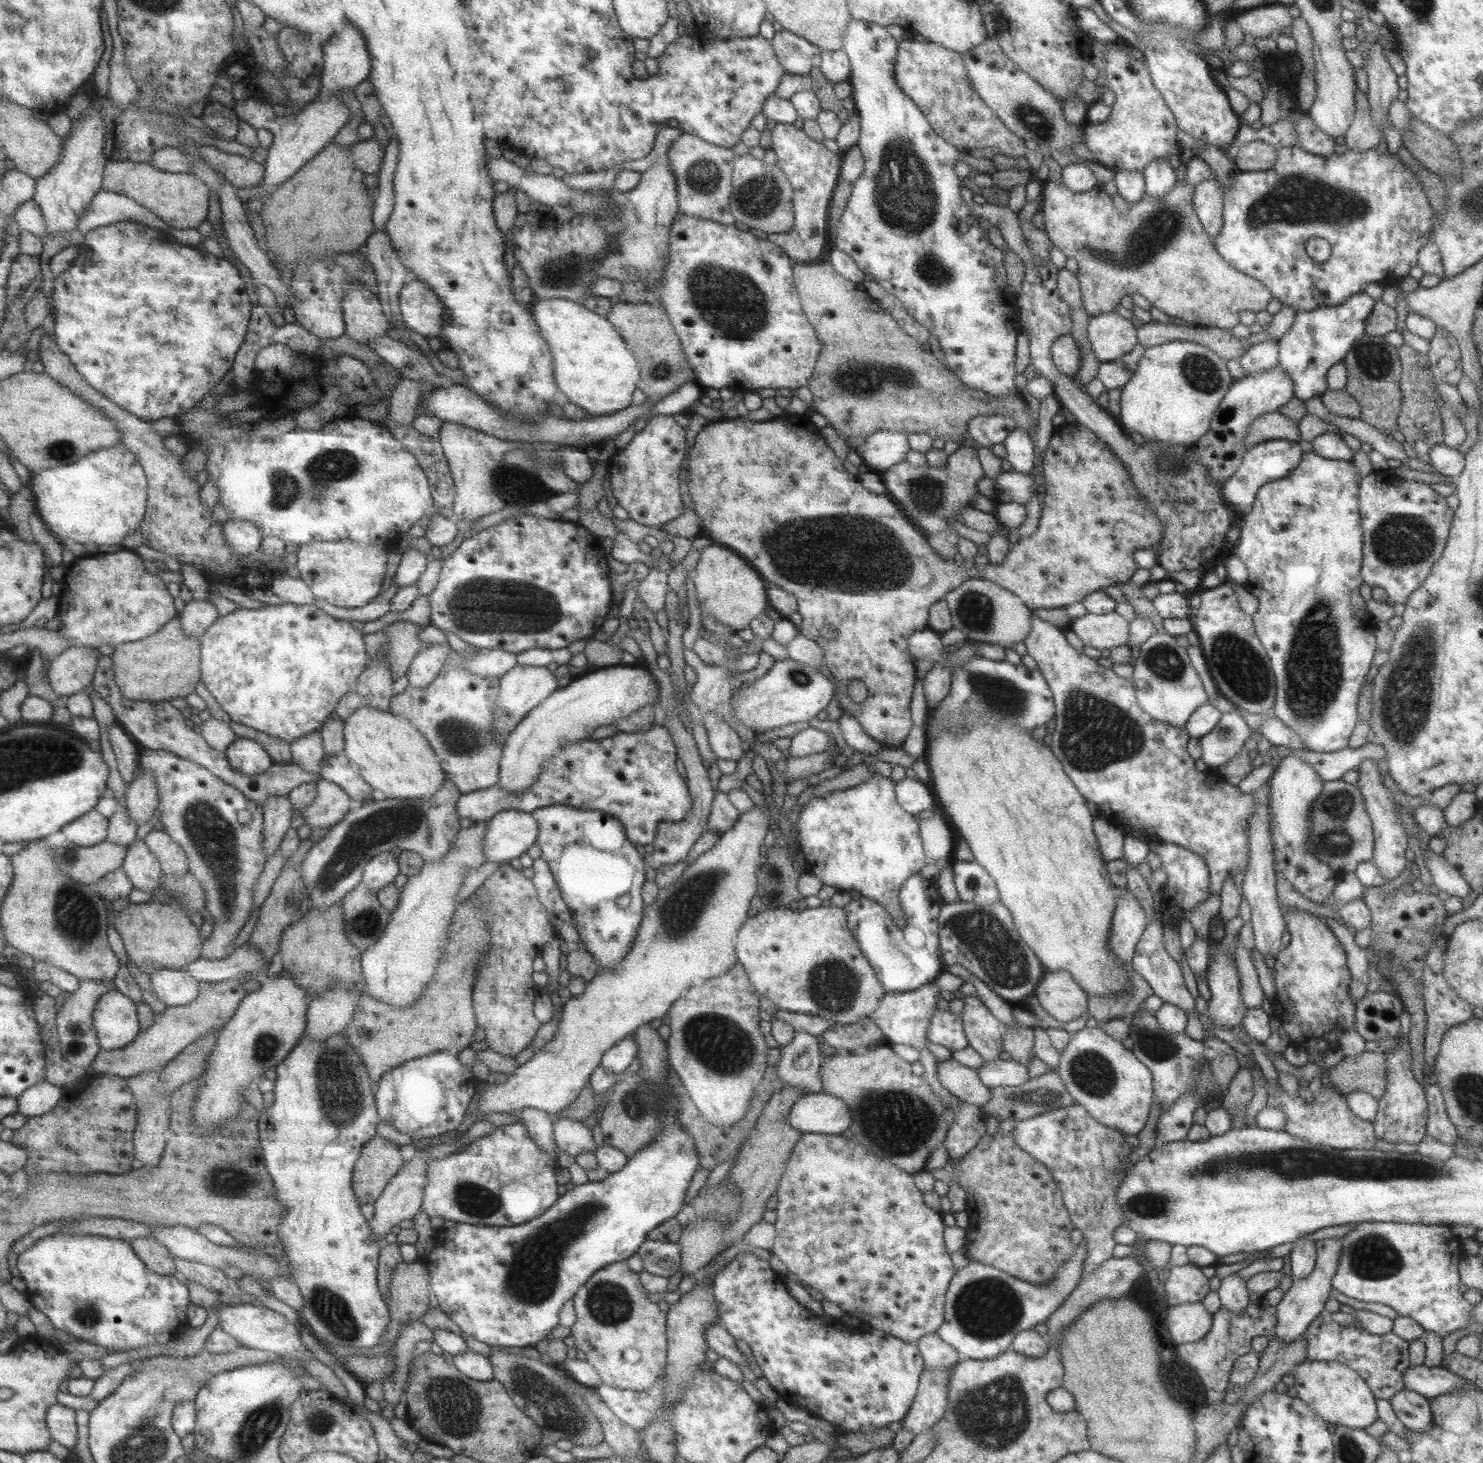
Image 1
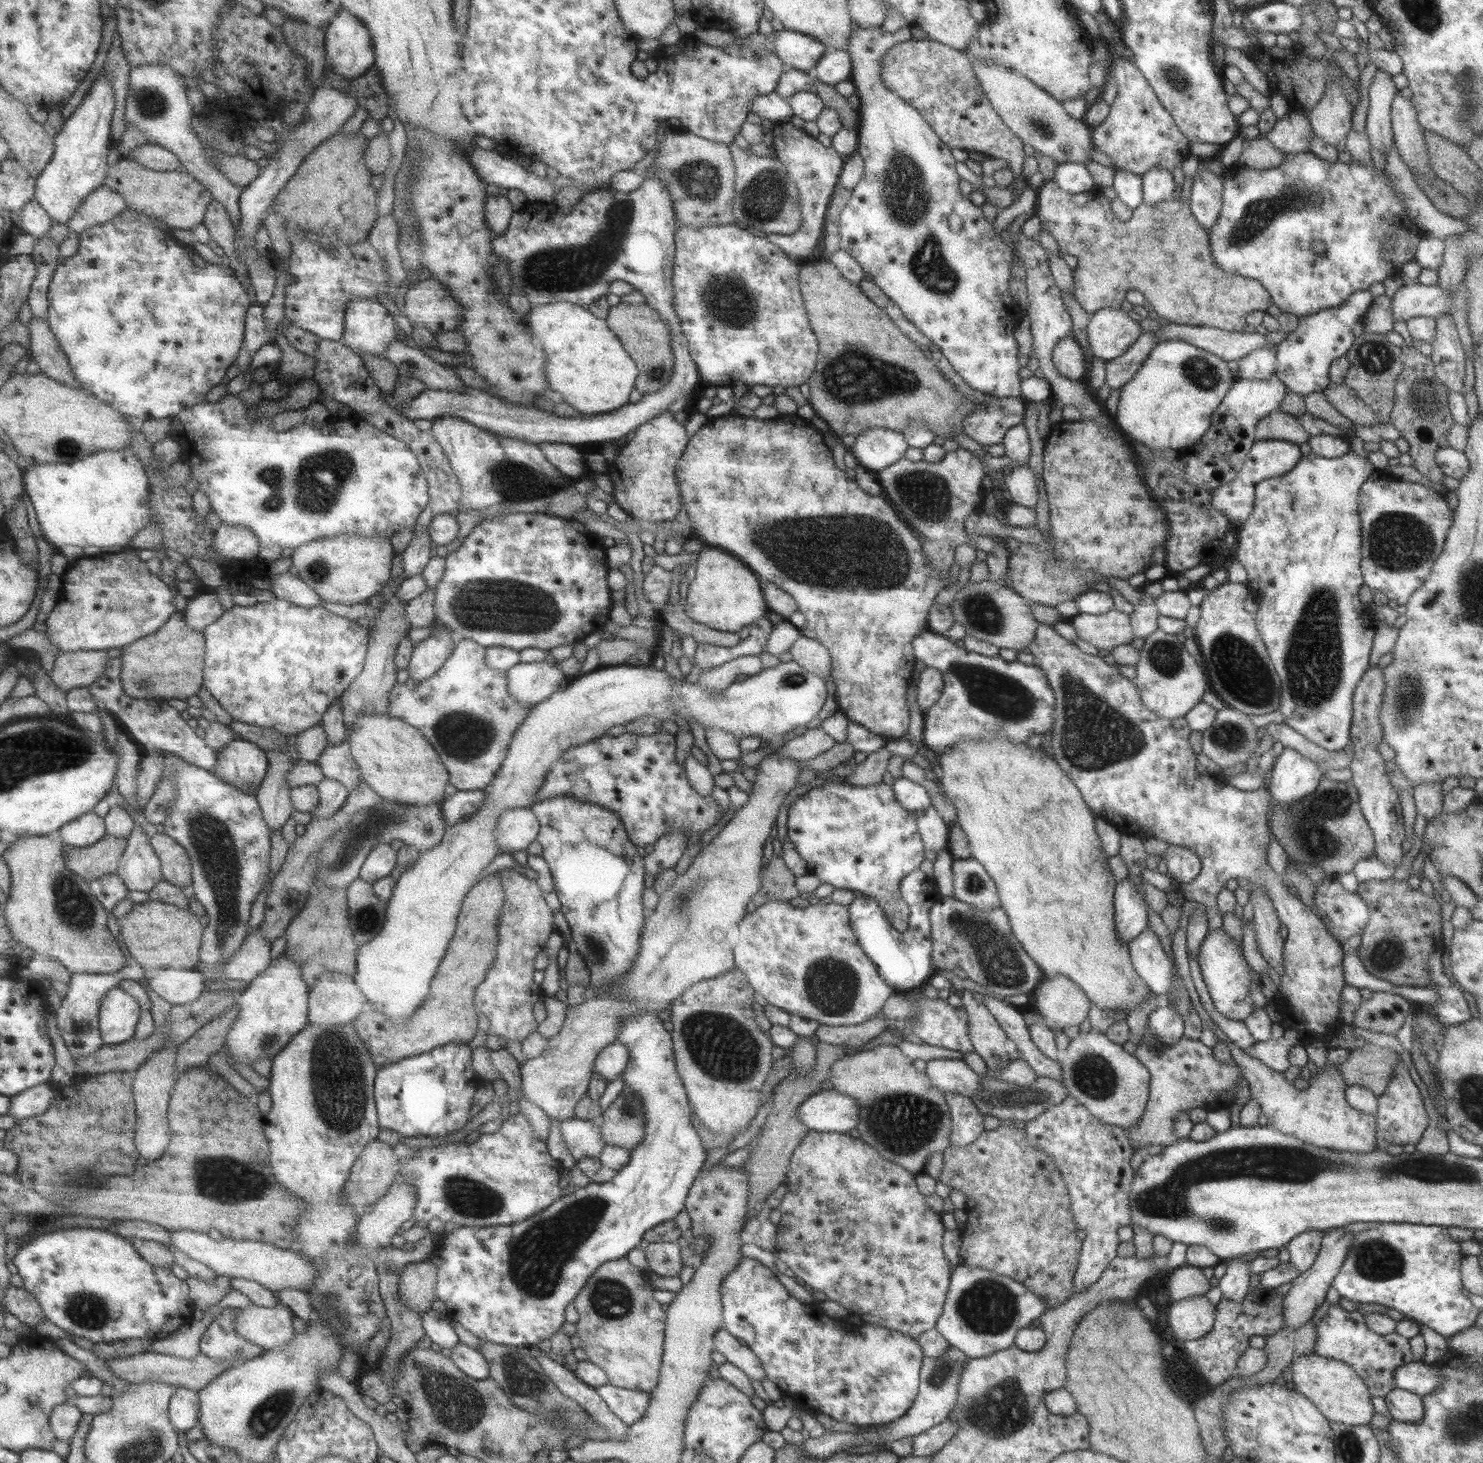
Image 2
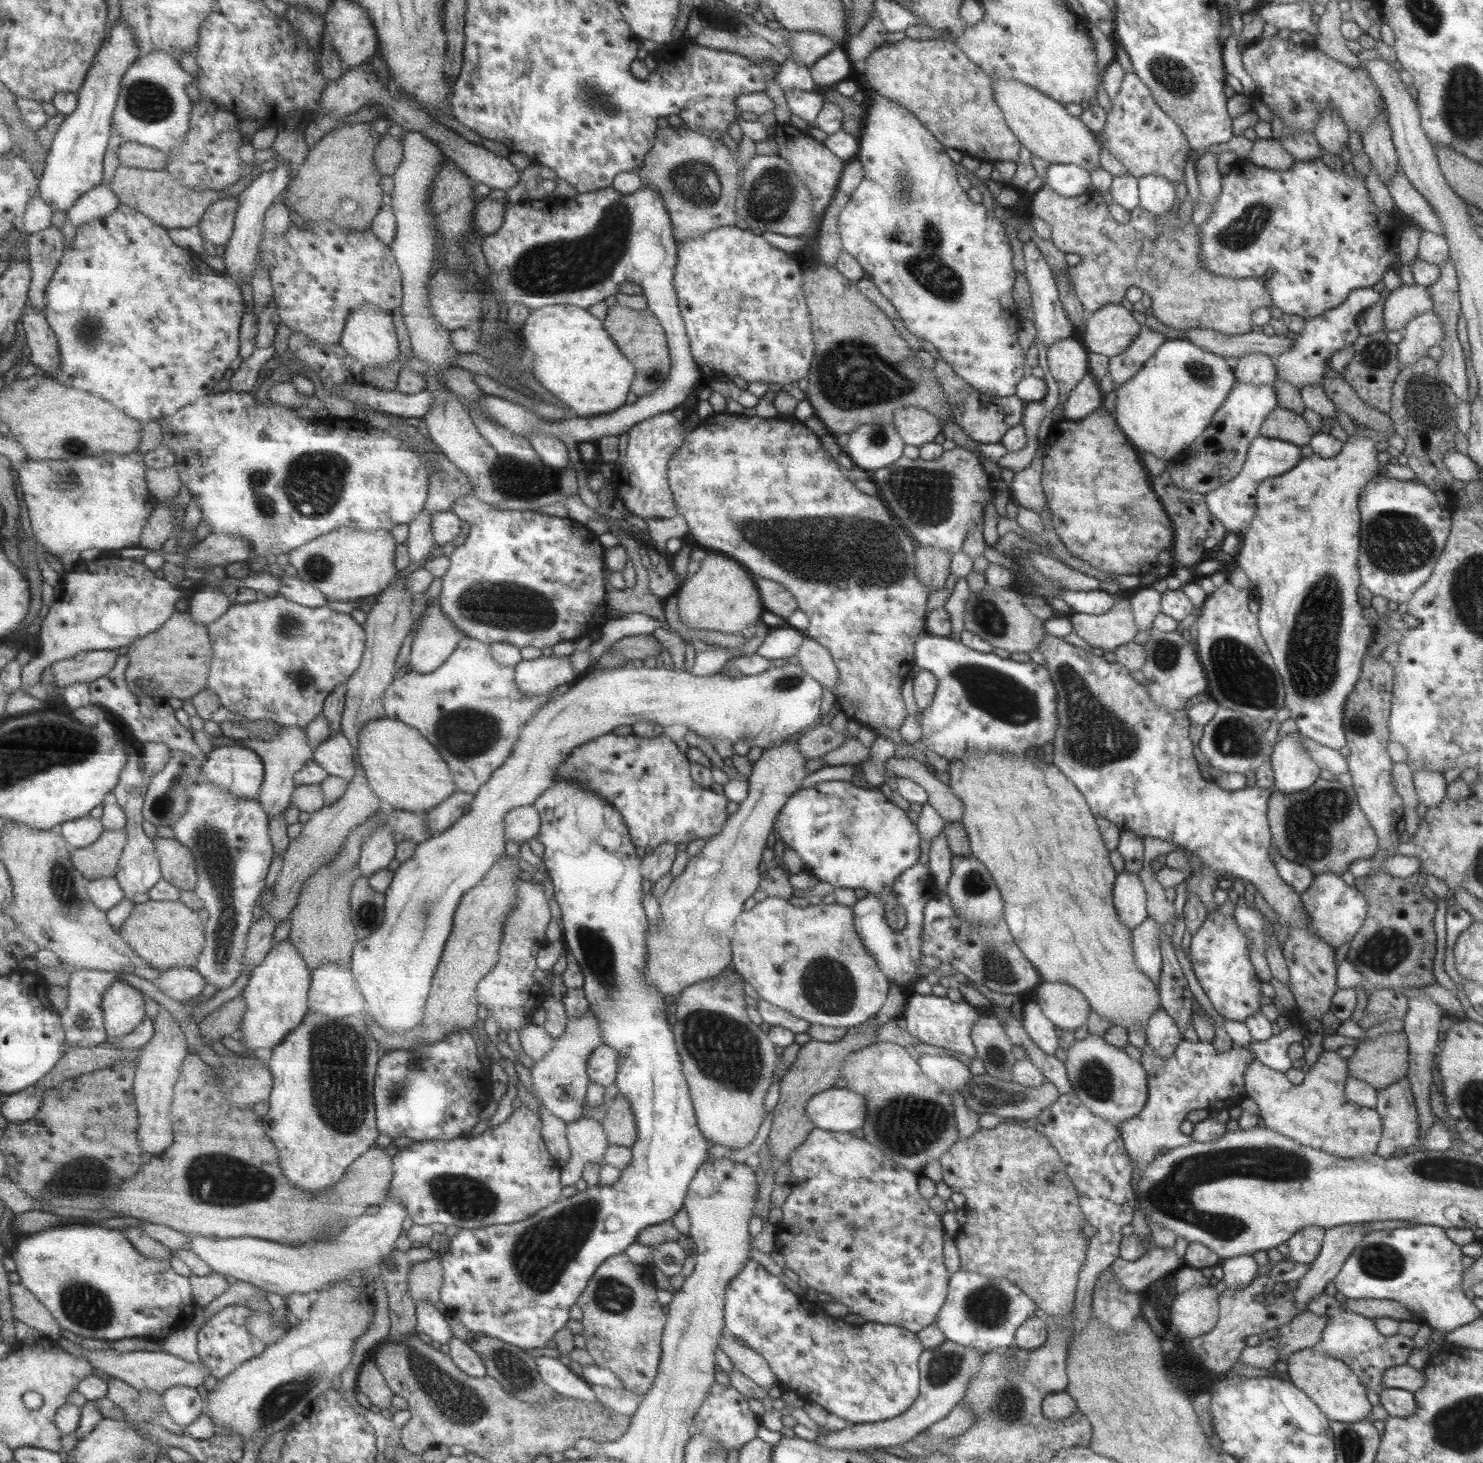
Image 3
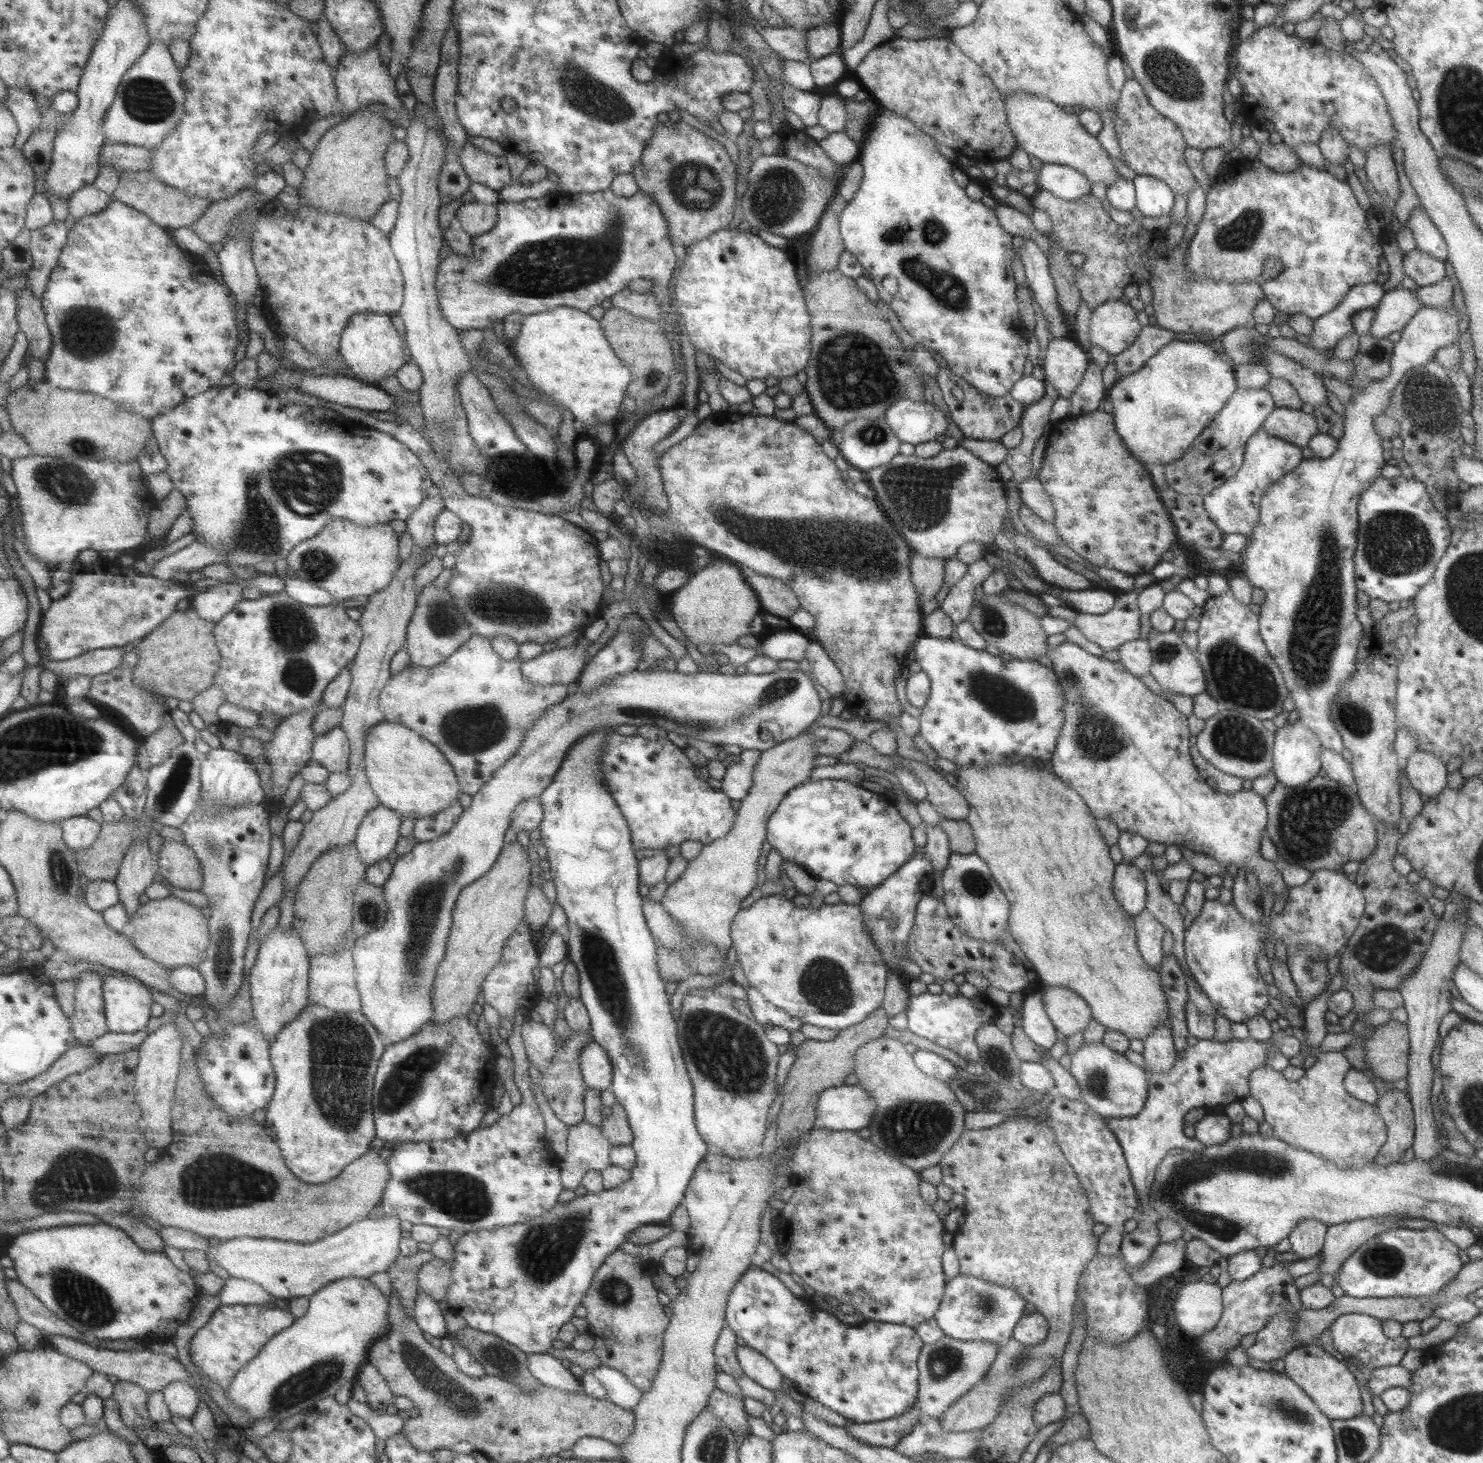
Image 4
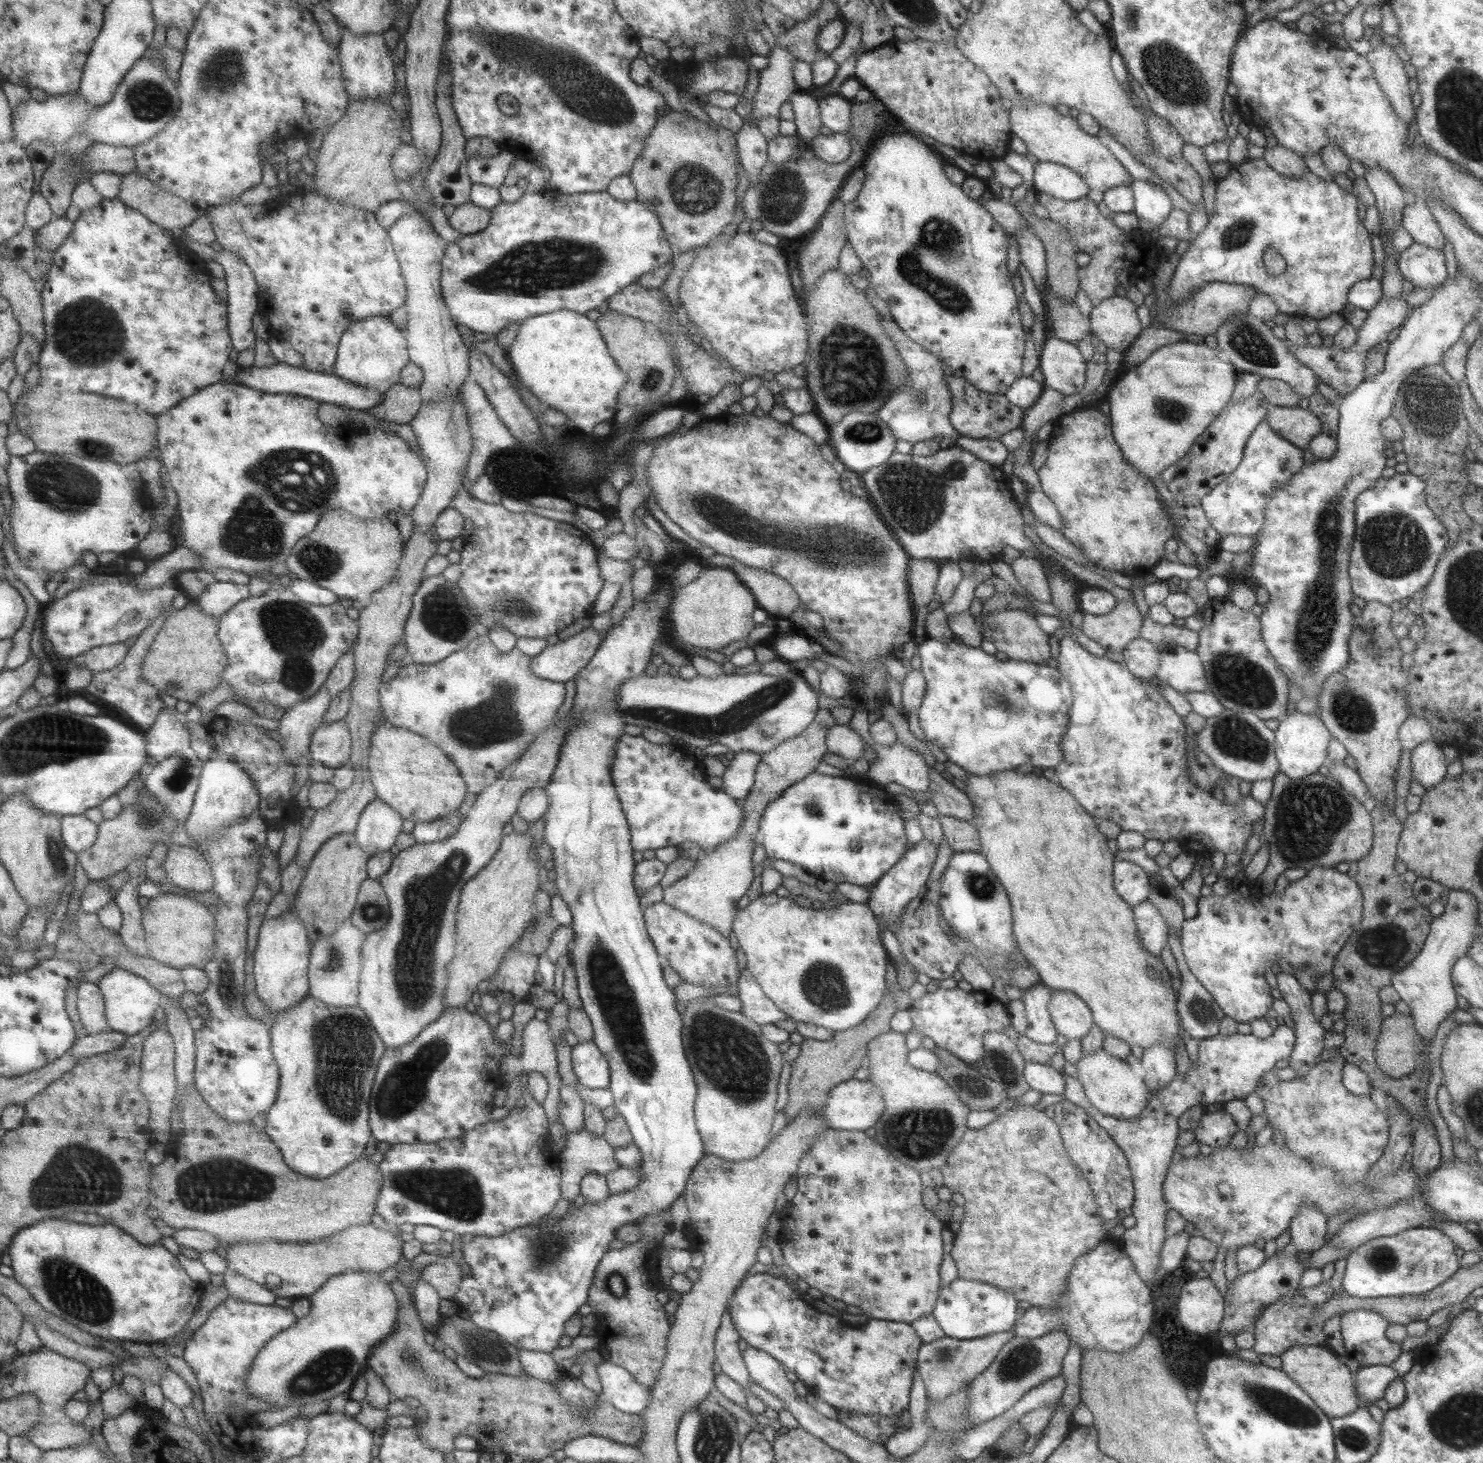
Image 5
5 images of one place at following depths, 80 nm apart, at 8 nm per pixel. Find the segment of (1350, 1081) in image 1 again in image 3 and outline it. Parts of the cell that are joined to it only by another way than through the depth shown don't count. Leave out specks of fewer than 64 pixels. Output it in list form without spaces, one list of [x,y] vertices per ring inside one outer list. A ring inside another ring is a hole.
[[[1402,1031],[1382,1033],[1373,1038],[1365,1038],[1355,1047],[1347,1059],[1348,1076],[1351,1075],[1371,1085],[1376,1091],[1384,1089],[1406,1076],[1408,1069],[1408,1046]]]

